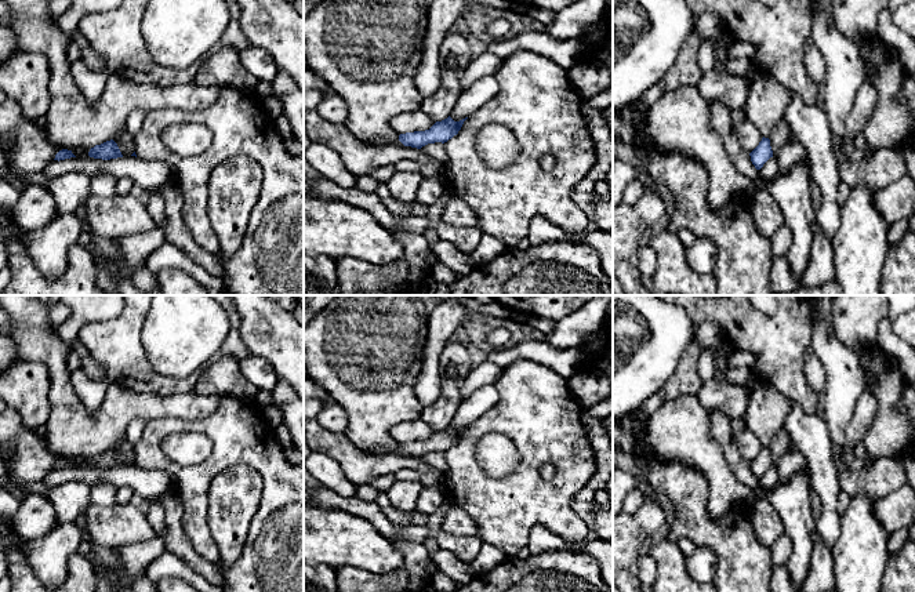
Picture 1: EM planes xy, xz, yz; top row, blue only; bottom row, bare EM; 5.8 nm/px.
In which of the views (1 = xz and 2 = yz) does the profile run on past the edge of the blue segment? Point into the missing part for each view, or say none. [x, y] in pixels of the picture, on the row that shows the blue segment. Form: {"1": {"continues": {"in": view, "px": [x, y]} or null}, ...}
{"1": {"continues": null}, "2": {"continues": null}}

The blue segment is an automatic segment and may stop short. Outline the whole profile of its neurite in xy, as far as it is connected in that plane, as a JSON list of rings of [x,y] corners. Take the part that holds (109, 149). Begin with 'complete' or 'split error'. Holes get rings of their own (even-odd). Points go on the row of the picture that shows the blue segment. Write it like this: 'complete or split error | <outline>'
complete | [[[113,139],[91,148],[88,156],[94,159],[102,159],[102,160],[123,157],[117,144]]]

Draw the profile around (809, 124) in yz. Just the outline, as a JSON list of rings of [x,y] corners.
[[[792,91],[791,101],[784,109],[783,119],[788,123],[791,134],[807,153],[811,178],[820,186],[823,203],[816,211],[816,221],[821,232],[831,240],[839,226],[840,204],[836,197],[840,182],[838,155],[832,148],[832,131],[821,105],[806,105]]]

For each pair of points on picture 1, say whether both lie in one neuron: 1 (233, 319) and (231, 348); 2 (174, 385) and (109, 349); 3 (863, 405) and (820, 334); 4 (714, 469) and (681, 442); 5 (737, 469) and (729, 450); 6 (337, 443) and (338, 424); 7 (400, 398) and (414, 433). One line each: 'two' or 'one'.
1: one
2: one
3: two
4: one
5: one
6: two
7: two

